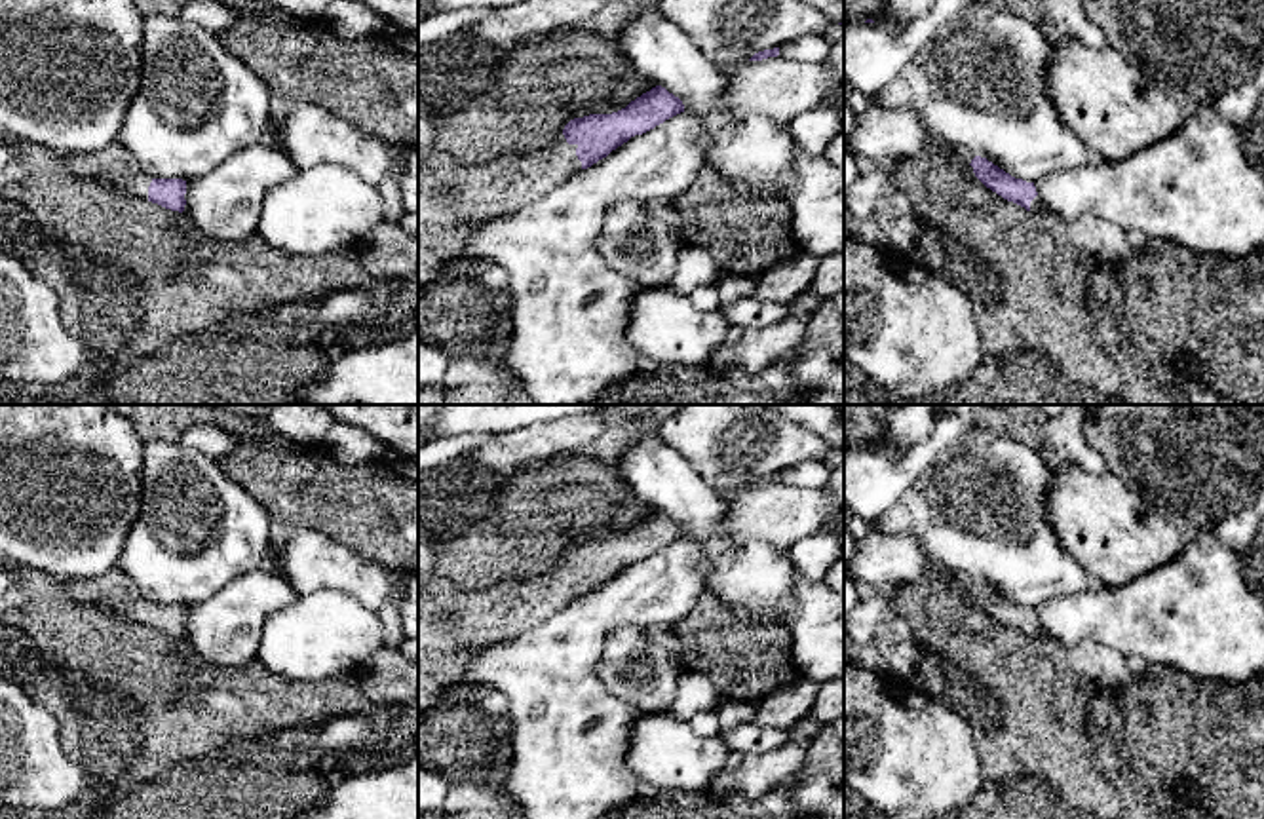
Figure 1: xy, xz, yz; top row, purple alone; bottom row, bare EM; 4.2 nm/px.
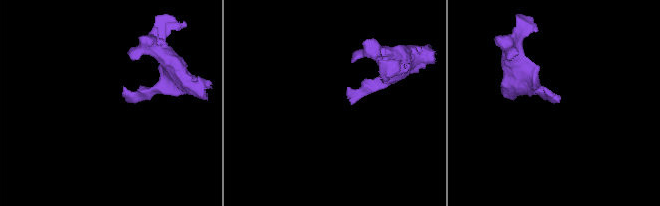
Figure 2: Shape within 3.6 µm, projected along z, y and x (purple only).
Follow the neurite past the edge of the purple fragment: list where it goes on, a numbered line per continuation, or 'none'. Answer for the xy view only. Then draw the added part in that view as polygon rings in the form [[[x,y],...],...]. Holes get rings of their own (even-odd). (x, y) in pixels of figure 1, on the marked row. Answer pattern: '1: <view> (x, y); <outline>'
1: xy (114, 164); [[[118,141],[89,156],[68,156],[67,165],[76,177],[101,179],[133,198],[148,200],[152,177],[139,167],[133,154]]]

